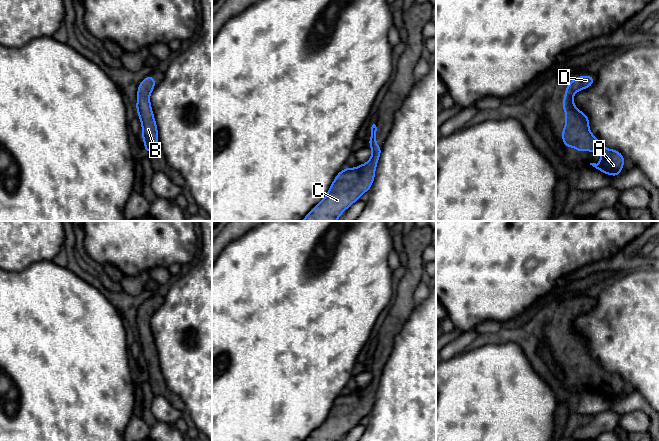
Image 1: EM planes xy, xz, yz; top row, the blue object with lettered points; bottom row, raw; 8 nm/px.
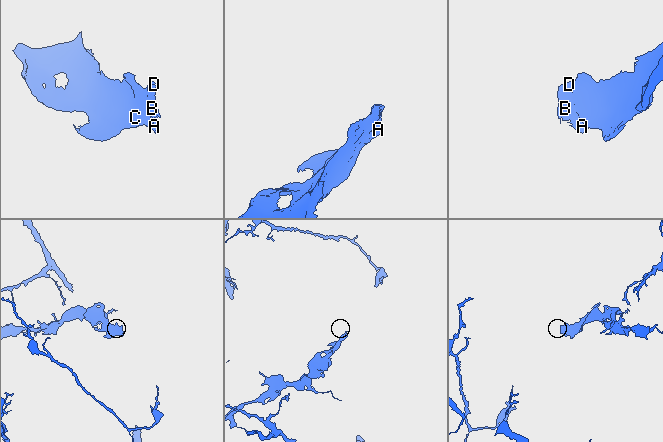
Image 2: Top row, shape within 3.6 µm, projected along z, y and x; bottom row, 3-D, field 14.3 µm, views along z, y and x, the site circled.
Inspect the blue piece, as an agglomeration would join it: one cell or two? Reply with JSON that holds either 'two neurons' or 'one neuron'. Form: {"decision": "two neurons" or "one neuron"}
{"decision": "one neuron"}

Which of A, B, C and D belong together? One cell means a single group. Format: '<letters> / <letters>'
A B C D

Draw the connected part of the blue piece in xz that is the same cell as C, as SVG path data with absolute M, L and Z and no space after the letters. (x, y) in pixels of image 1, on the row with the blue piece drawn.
M373 124L368 139L372 151L370 159L355 168L342 169L335 176L326 196L301 221L337 221L345 210L369 191L382 150L382 146L376 144L376 131L377 127Z

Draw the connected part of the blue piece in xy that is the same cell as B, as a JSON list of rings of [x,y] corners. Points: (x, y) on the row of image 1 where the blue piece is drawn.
[[[152,75],[144,78],[138,85],[137,102],[135,104],[137,115],[141,121],[141,137],[147,154],[153,153],[152,147],[154,144],[160,146],[157,124],[150,102],[150,95],[155,85],[156,80]]]

